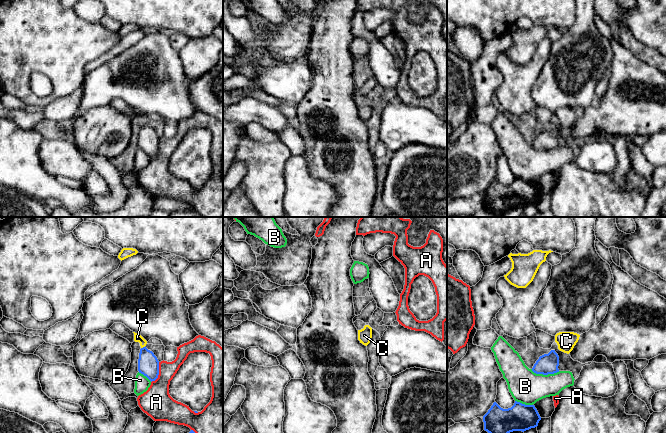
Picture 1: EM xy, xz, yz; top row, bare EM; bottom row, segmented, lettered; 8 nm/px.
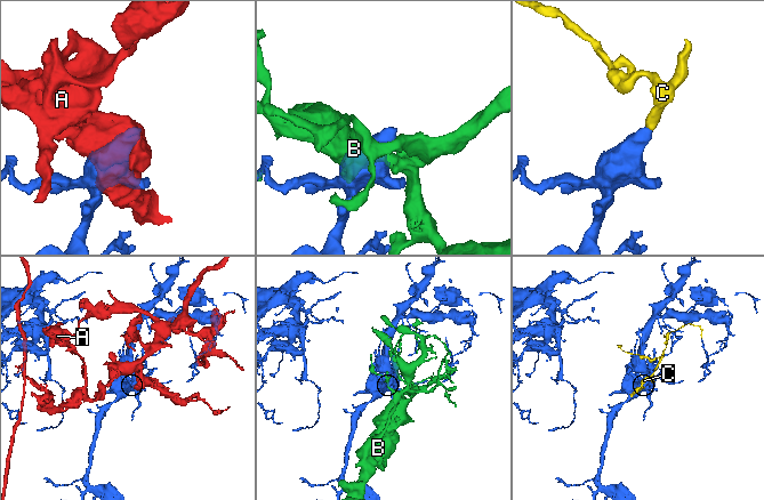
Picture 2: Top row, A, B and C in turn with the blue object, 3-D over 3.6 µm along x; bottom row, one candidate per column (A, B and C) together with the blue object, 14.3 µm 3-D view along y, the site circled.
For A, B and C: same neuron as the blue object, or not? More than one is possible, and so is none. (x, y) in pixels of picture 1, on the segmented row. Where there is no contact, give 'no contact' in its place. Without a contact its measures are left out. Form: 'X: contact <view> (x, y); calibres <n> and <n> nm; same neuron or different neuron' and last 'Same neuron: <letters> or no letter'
A: contact xy (158, 373); calibres 170 and 240 nm; different neuron
B: contact yz (545, 374); calibres 160 and 260 nm; different neuron
C: contact xy (143, 347); calibres 170 and 60 nm; same neuron
Same neuron: C

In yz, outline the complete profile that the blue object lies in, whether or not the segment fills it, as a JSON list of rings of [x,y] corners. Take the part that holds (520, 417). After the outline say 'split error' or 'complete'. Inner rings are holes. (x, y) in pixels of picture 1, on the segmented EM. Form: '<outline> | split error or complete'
[[[517,401],[508,409],[503,409],[494,402],[483,416],[484,430],[488,433],[524,432],[537,427],[540,420],[534,405],[525,405]]] | complete

